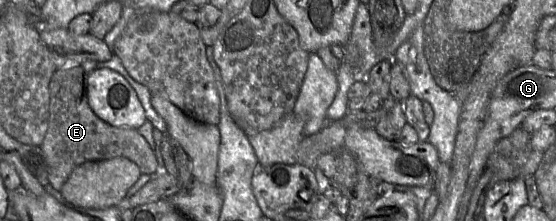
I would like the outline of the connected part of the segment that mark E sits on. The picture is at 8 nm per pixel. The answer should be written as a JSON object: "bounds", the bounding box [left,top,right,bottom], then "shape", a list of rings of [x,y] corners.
{"bounds":[40,65,158,191],"shape":[[[80,65],[58,69],[49,84],[49,124],[40,147],[44,152],[52,188],[60,191],[72,171],[87,161],[125,157],[135,162],[142,174],[158,172],[154,150],[137,129],[112,126],[93,112],[88,104],[86,78],[87,73]]]}

